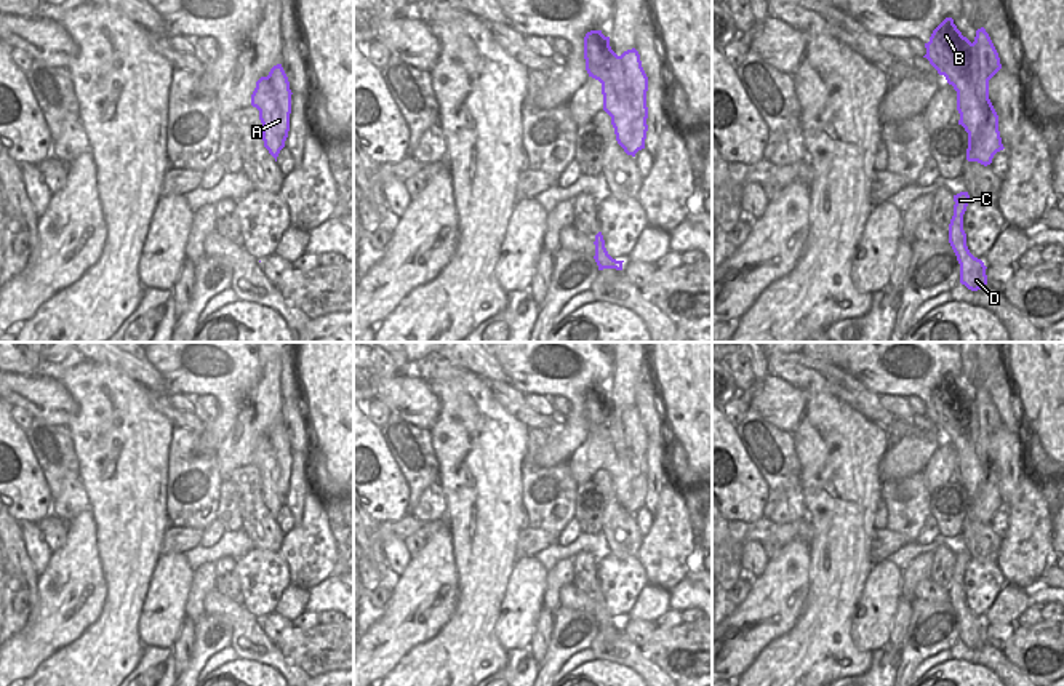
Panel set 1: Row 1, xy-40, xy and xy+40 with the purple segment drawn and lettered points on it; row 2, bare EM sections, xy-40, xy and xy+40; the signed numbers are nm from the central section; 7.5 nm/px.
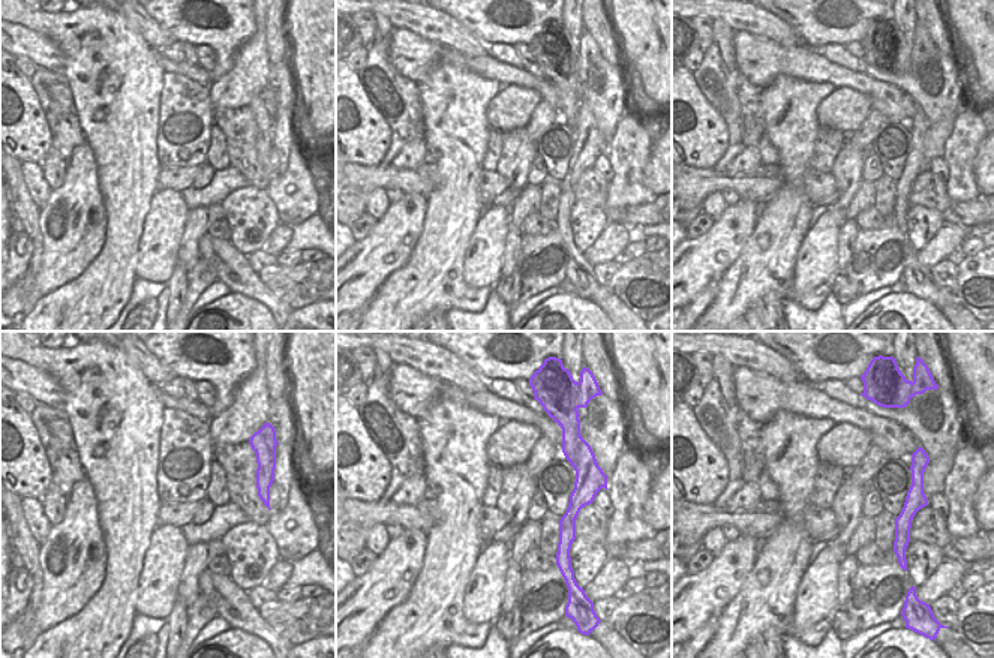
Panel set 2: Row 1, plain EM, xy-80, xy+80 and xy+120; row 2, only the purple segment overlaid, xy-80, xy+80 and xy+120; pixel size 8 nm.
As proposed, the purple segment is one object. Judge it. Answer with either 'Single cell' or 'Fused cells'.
Fused cells.

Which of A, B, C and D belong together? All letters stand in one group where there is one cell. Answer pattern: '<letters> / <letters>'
A / B C D

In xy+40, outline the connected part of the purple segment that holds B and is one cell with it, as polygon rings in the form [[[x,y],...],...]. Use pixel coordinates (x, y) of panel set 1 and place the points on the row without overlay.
[[[946,376],[933,389],[925,406],[926,413],[923,416],[957,449],[958,483],[968,491],[966,518],[978,520],[984,524],[990,523],[998,509],[982,496],[982,489],[989,485],[987,473],[979,464],[974,445],[965,430],[965,425],[970,422],[973,401],[962,393],[952,376]]]

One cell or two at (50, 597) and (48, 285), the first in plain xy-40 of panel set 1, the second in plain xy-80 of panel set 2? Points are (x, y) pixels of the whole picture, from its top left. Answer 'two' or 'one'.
one

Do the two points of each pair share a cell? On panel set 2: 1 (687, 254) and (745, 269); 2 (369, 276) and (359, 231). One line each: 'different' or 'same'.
1: different
2: different

